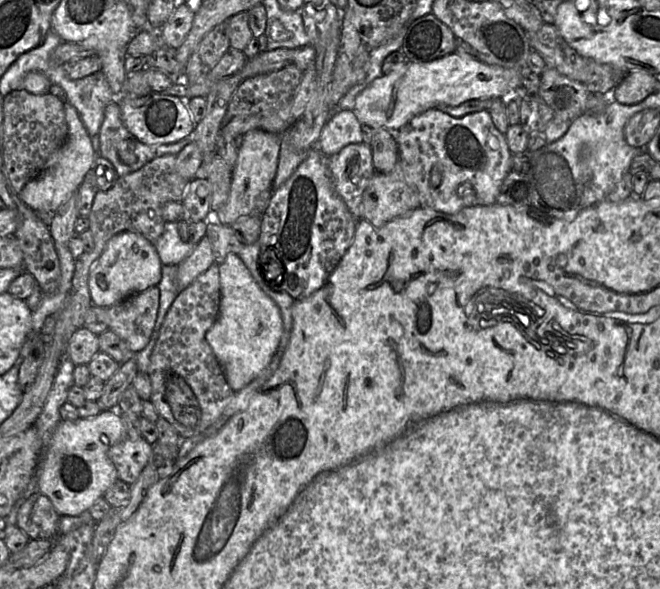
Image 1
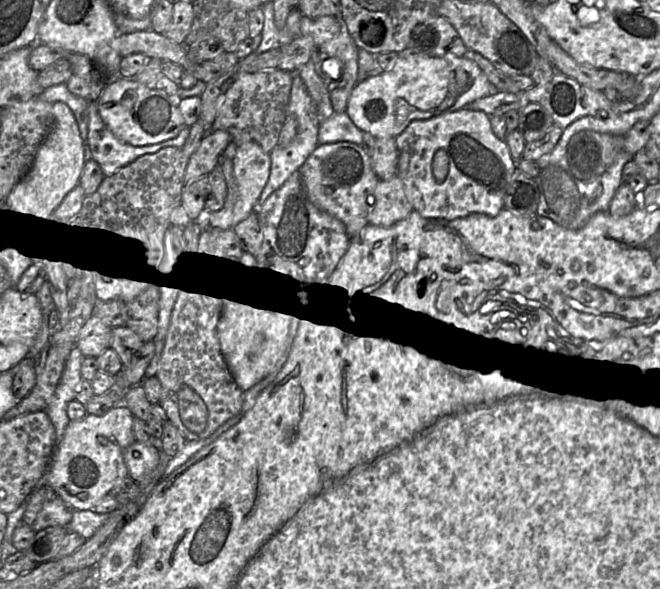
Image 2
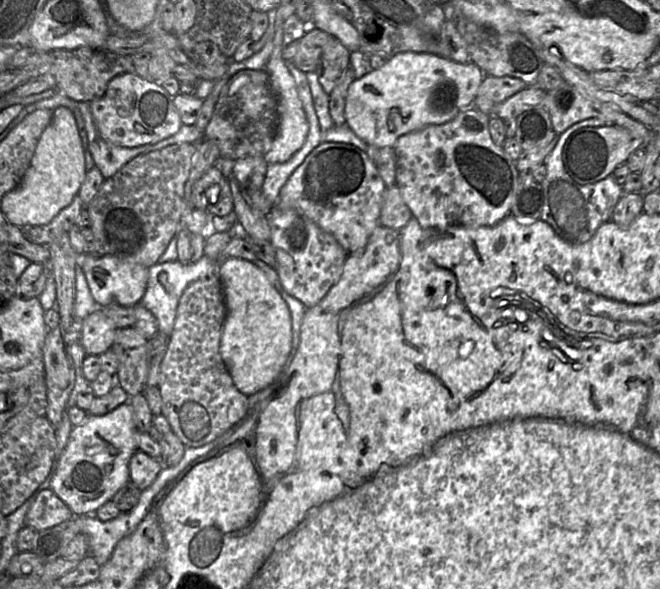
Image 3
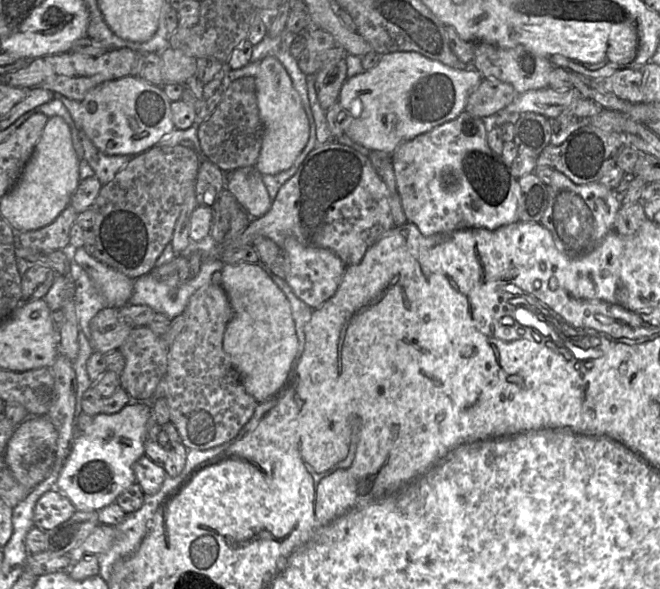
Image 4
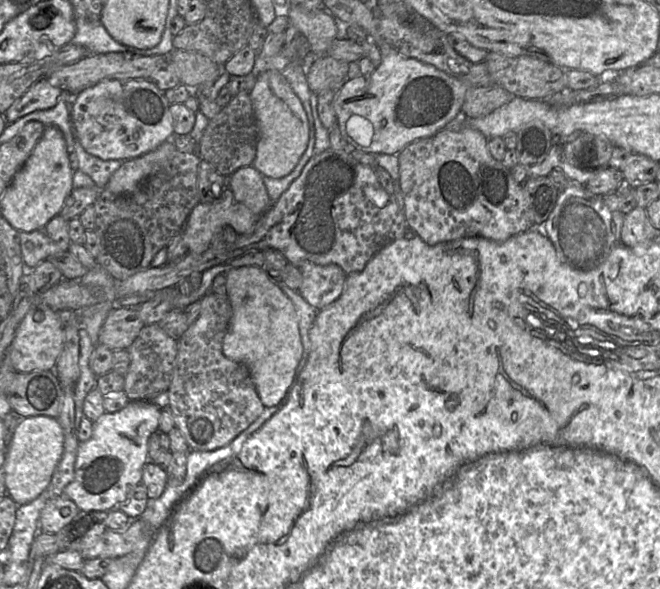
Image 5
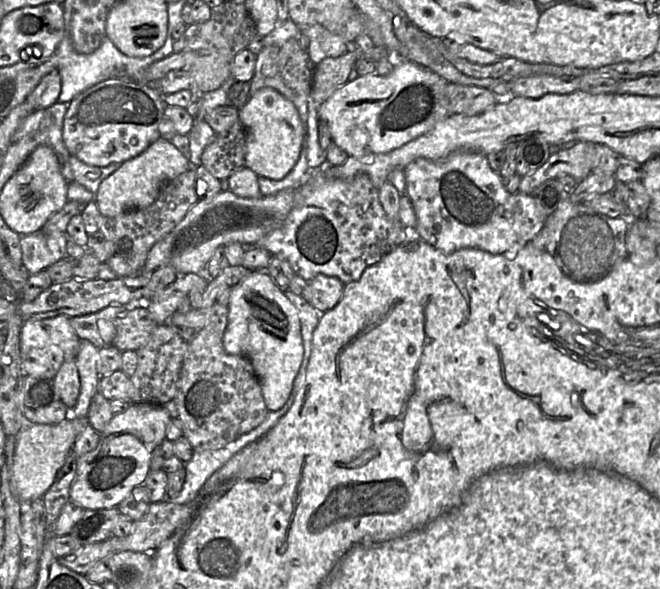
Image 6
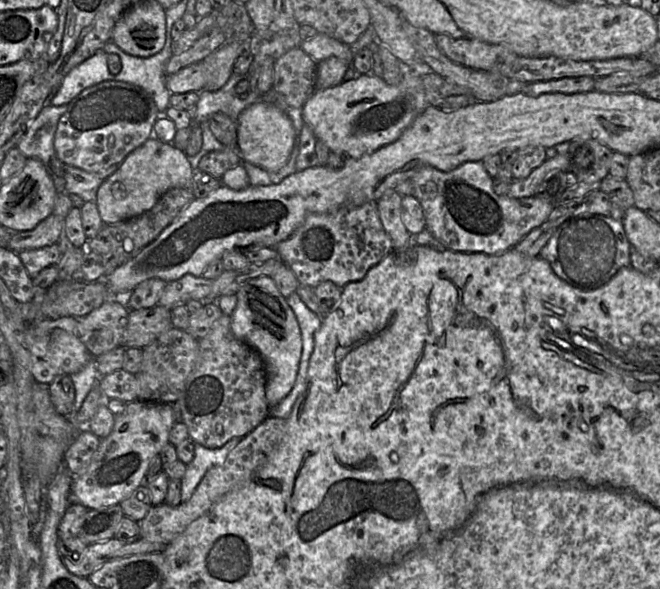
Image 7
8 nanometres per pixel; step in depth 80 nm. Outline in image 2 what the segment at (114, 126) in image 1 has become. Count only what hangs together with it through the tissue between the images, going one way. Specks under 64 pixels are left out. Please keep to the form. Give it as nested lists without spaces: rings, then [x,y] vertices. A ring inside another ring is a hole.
[[[90,103],[88,111],[88,139],[92,157],[101,167],[105,177],[115,175],[120,169],[141,156],[153,154],[168,147],[182,148],[190,135],[190,128],[185,127],[173,139],[153,145],[134,146],[113,134],[101,118],[97,103]]]

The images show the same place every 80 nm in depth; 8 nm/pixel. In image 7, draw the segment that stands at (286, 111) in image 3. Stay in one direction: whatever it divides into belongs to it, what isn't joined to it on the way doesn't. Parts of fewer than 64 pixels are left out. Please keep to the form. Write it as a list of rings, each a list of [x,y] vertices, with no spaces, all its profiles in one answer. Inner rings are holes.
[[[260,101],[251,104],[239,114],[237,136],[237,148],[242,160],[269,171],[277,171],[287,163],[292,153],[296,132],[283,110],[272,103]]]

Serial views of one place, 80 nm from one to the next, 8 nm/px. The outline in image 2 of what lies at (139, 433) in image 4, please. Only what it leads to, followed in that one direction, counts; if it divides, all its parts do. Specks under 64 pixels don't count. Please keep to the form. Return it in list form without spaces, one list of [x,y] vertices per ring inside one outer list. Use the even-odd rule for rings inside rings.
[[[121,403],[101,416],[85,415],[82,419],[71,421],[67,425],[64,436],[50,460],[51,467],[48,466],[45,474],[48,473],[48,486],[72,511],[92,509],[119,482],[128,476],[124,462],[124,451],[135,441],[132,432],[133,418],[129,409]]]

